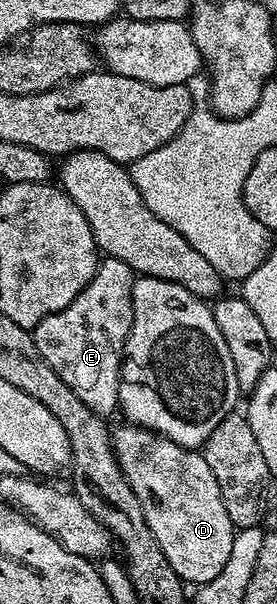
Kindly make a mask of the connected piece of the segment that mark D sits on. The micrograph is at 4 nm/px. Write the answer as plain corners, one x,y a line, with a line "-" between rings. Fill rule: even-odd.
116,425
112,429
111,447
115,449
115,459
119,461
125,480
129,480
137,500
141,500
145,520
161,552
165,552
169,568
177,572
177,576
184,584
191,582
210,584
228,563
236,533
235,525
229,520
229,512
225,512
225,500
221,500
221,488
217,488
217,476
213,476
209,464
205,464
203,455
198,449
177,444
163,434
146,430
143,426
122,425
119,427

